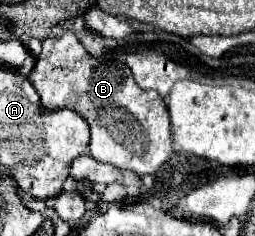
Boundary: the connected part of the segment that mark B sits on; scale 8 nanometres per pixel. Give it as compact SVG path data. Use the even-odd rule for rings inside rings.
M63 31L59 37L49 37L43 41L43 51L37 57L33 71L27 75L29 83L37 89L41 97L41 105L45 111L57 109L71 109L79 113L91 127L91 155L101 161L115 165L117 169L131 169L137 175L153 175L159 171L163 163L167 163L173 155L173 139L171 139L171 125L169 113L163 97L155 91L143 91L135 85L131 77L131 69L119 61L99 61L91 57L87 49L79 43L73 31Z

